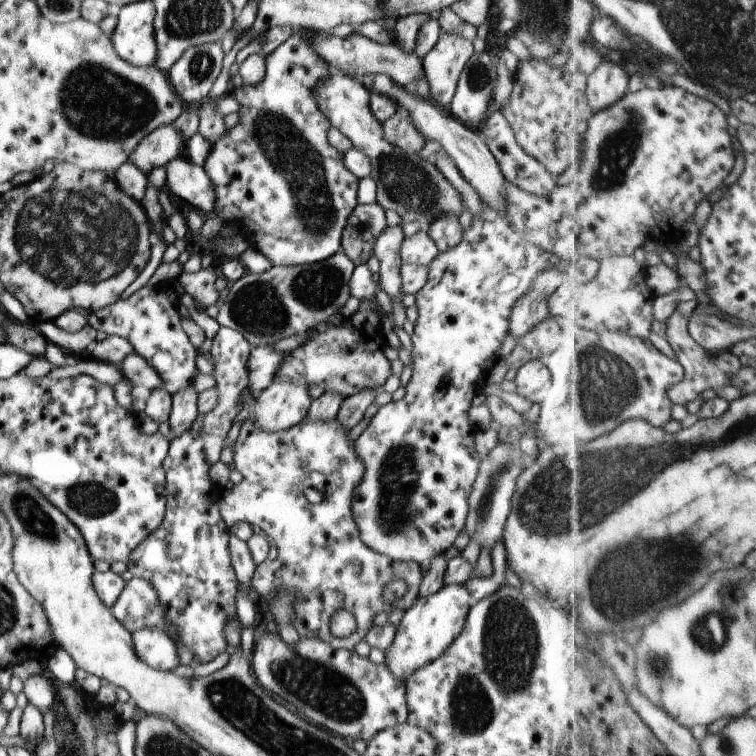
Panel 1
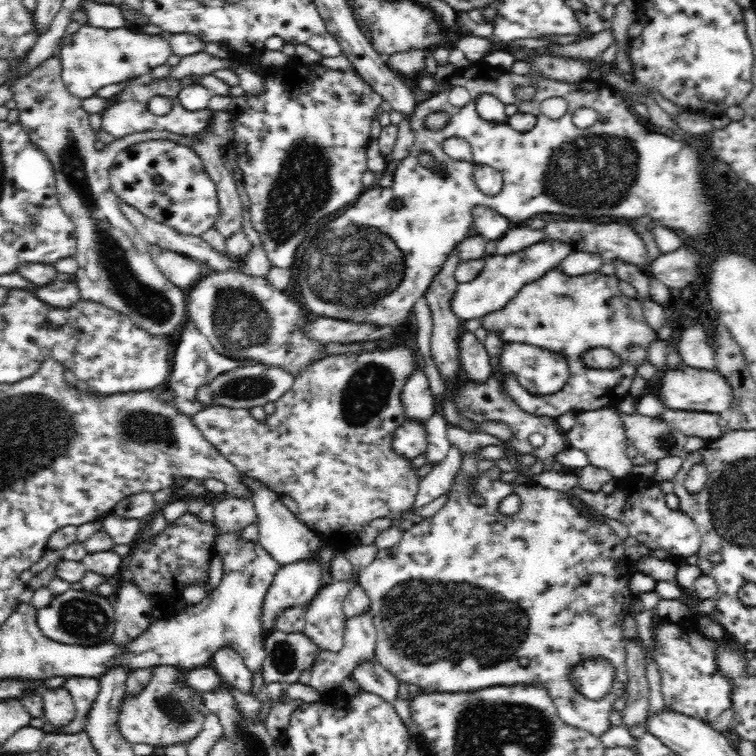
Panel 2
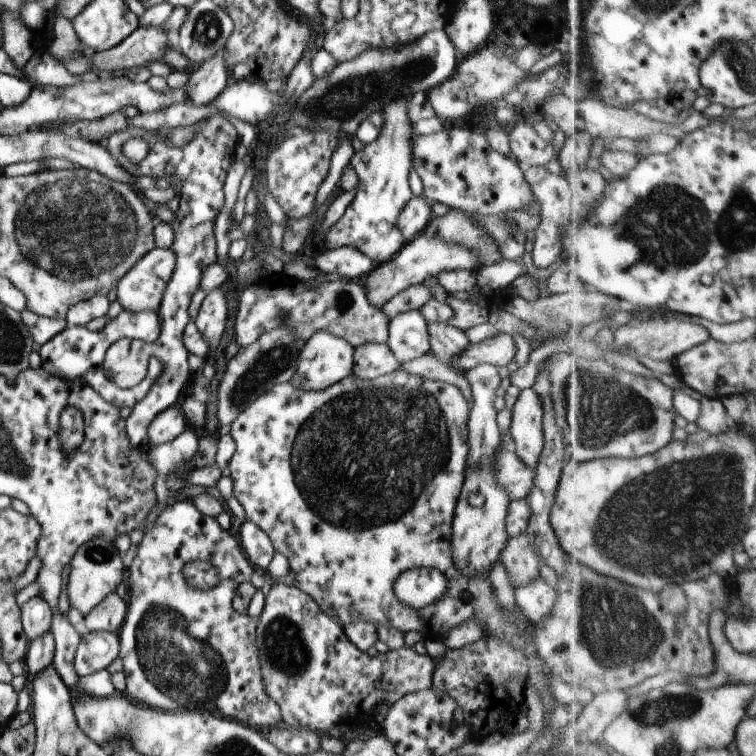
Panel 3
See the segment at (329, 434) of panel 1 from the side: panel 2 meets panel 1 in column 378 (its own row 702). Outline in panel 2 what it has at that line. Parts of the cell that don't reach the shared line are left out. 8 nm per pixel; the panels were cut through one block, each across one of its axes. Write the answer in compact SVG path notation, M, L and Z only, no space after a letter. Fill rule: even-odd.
M490 467L485 472L478 471L473 485L468 485L468 475L460 470L456 473L452 486L448 489L448 499L445 505L433 516L423 519L412 525L408 530L402 532L400 542L392 548L383 548L378 551L372 564L361 568L359 574L359 586L366 592L370 599L370 612L373 616L374 627L378 632L376 640L375 661L380 663L388 672L392 673L398 680L416 684L421 690L436 692L474 692L488 686L500 686L500 684L534 684L542 683L556 706L559 718L564 723L588 731L599 737L610 727L610 714L615 701L624 694L628 682L628 671L626 671L627 639L624 637L622 622L631 616L631 609L637 602L637 596L629 587L635 575L629 570L630 560L624 553L624 539L614 534L610 526L598 519L592 519L584 515L579 508L574 507L568 495L556 489L544 488L534 483L518 483L515 481L504 482L500 479L502 471L498 467ZM470 494L478 494L484 498L483 506L470 503ZM517 494L520 497L520 512L514 516L506 516L498 510L498 505L503 498ZM602 657L608 659L614 665L614 680L603 700L592 701L575 690L569 672L574 665L581 663L584 659ZM528 658L528 666L520 666L518 660Z

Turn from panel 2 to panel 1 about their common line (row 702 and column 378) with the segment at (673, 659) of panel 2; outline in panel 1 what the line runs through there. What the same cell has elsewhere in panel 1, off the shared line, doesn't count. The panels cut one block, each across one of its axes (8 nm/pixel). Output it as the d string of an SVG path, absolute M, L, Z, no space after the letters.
M266 633L254 641L251 654L251 671L259 687L276 700L282 698L282 702L294 705L296 712L304 714L311 725L318 724L317 727L327 729L347 741L363 740L368 744L380 730L405 724L408 720L406 684L396 680L385 663L374 664L369 658L362 658L347 649L334 650L318 636L302 636L295 644L289 645L282 638Z

